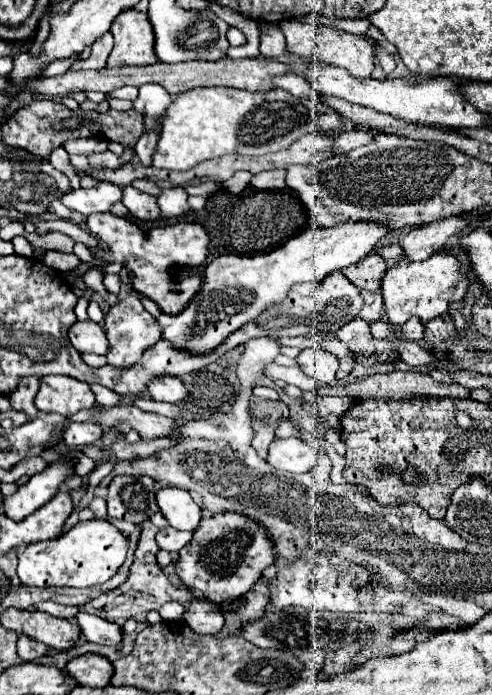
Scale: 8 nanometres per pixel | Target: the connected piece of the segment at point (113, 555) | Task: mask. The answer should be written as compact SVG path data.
M80 520L70 532L62 534L56 540L28 544L26 550L18 556L18 576L26 586L70 586L70 588L88 588L100 586L116 574L124 564L128 552L128 536L124 536L108 520Z

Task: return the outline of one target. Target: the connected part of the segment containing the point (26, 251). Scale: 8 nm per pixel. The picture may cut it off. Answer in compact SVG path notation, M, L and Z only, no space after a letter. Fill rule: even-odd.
M16 236L16 238L12 240L12 244L14 244L16 254L20 254L20 256L24 256L24 258L34 258L34 254L32 254L32 246L28 244L28 240L26 240L24 236Z

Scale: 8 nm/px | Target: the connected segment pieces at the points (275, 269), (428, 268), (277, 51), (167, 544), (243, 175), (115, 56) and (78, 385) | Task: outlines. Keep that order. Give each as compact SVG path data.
M340 222L336 226L316 226L268 254L238 256L224 254L202 268L202 288L192 302L176 316L160 314L162 336L174 346L204 354L214 350L228 334L256 318L264 308L280 302L294 282L320 282L334 270L348 268L370 254L376 242L392 230L382 222Z
M436 252L422 262L400 258L382 276L382 296L388 322L404 324L410 316L418 316L426 324L428 320L448 312L448 304L462 300L466 288L468 288L468 276L460 272L460 262L456 260L456 256L450 256L448 252Z
M260 24L260 52L268 58L272 56L280 56L286 48L286 40L284 34L280 32L280 28L276 28L276 24Z
M166 526L156 534L156 542L166 552L178 552L182 546L186 546L192 540L192 536L194 532L180 532L172 526Z
M238 171L233 176L224 182L222 185L227 190L234 194L239 194L242 190L250 184L252 175L246 171Z
M126 10L110 28L114 48L108 56L106 68L114 66L146 66L156 64L154 30L146 12Z
M44 376L40 378L40 390L34 400L36 408L42 412L58 412L66 418L76 414L76 410L96 404L96 396L90 384L80 382L70 376Z

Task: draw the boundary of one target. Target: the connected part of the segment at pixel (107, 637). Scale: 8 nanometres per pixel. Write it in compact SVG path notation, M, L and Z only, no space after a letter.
M80 612L76 616L80 628L82 628L82 636L88 642L96 642L96 644L104 644L104 646L114 646L122 642L122 628L114 622L102 620L98 616L92 614L84 614Z

